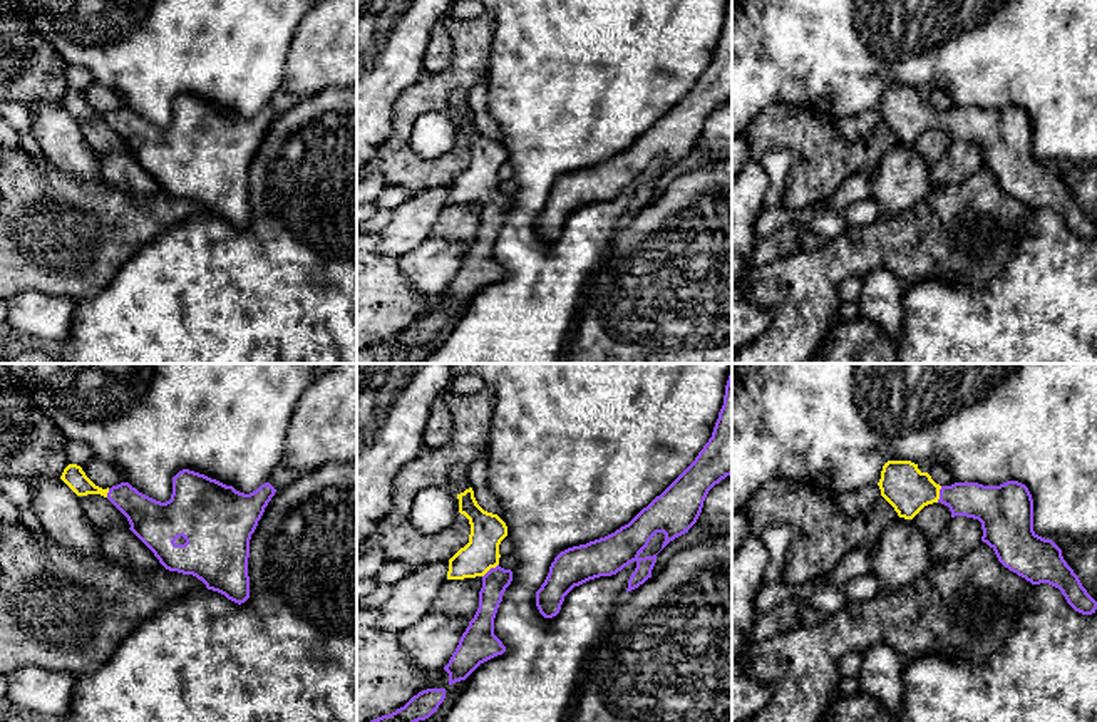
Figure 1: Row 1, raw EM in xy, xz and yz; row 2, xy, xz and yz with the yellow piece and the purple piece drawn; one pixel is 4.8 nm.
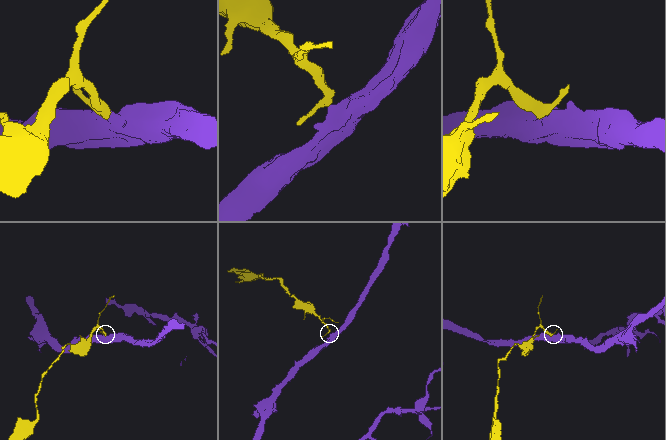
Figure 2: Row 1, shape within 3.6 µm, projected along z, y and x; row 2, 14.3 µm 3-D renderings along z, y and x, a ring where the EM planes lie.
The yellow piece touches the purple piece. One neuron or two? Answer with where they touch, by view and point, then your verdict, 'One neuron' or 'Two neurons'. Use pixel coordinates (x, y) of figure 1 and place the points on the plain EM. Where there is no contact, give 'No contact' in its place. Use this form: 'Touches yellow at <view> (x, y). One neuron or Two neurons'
Touches yellow at xz (489, 193). One neuron

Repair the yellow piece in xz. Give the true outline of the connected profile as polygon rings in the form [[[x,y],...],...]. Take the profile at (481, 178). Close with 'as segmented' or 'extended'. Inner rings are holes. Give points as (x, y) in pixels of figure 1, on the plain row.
[[[472,112],[457,119],[459,137],[469,144],[469,168],[449,184],[447,204],[482,203],[479,233],[462,258],[456,276],[444,295],[449,310],[466,305],[481,288],[502,280],[506,271],[494,260],[494,243],[512,196],[499,191],[499,169],[507,161],[506,147],[484,136]]] | extended

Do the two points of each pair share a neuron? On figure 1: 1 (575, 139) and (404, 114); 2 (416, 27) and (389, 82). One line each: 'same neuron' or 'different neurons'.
1: different neurons
2: same neuron

